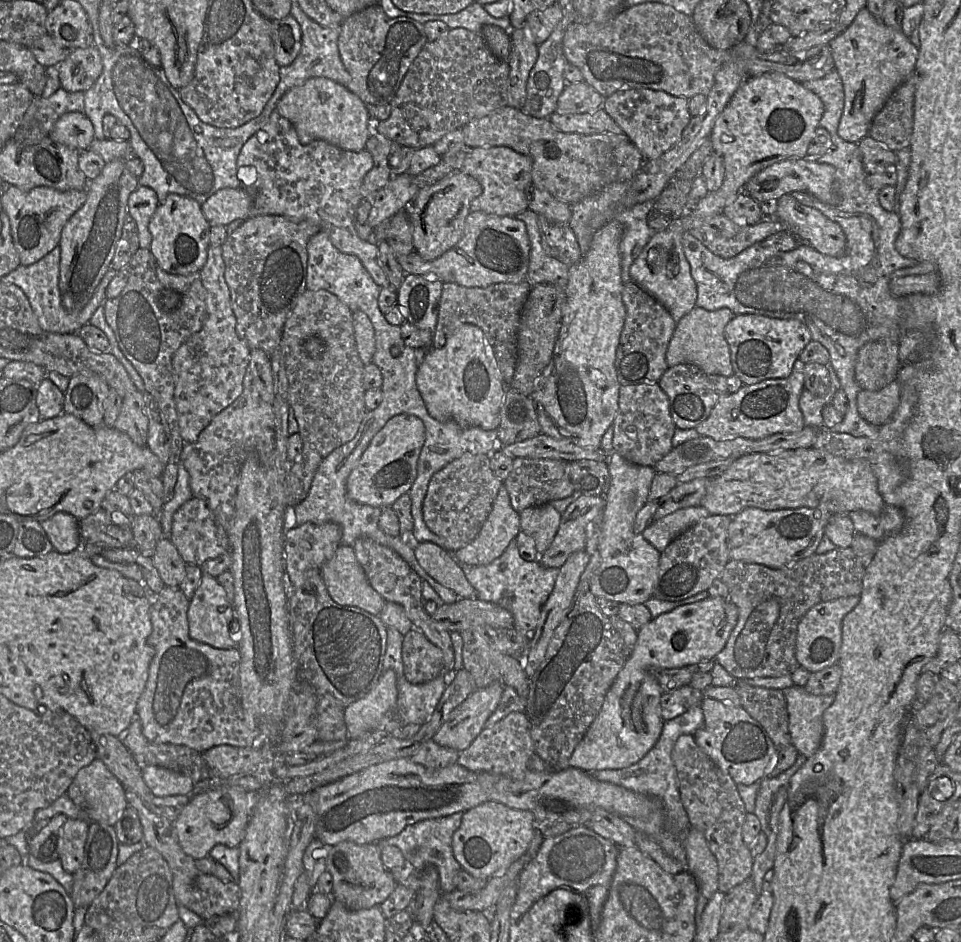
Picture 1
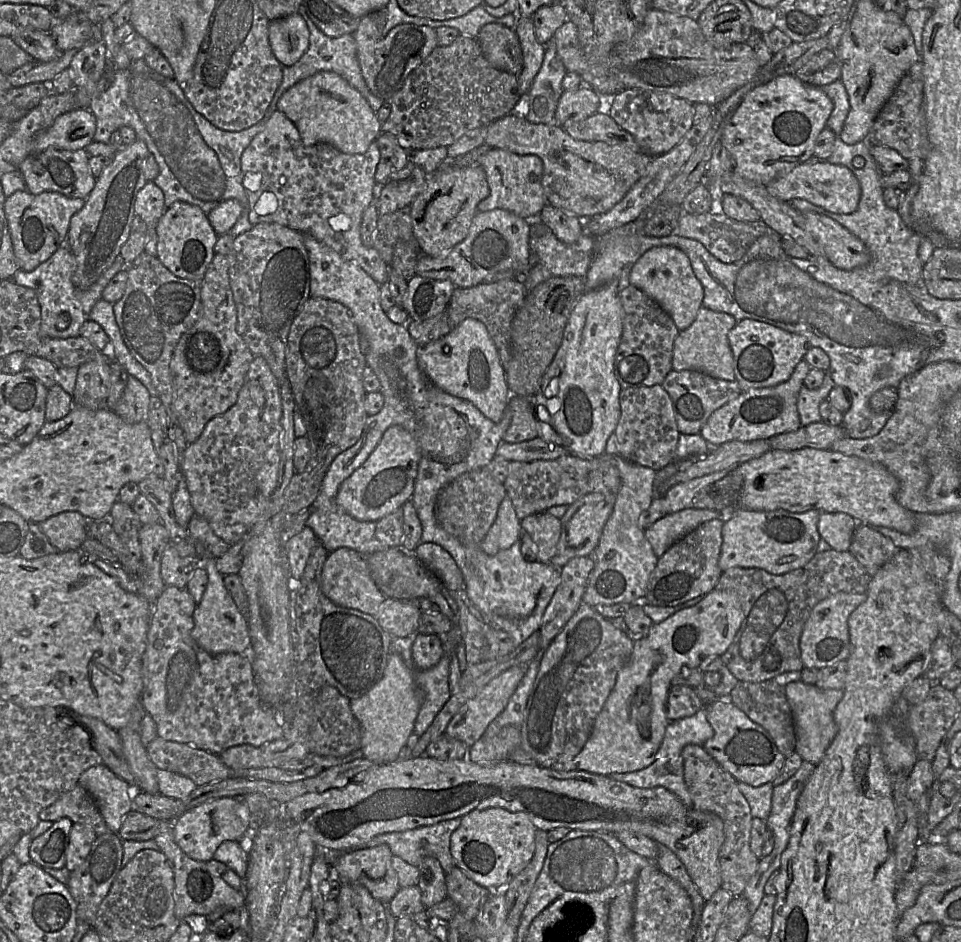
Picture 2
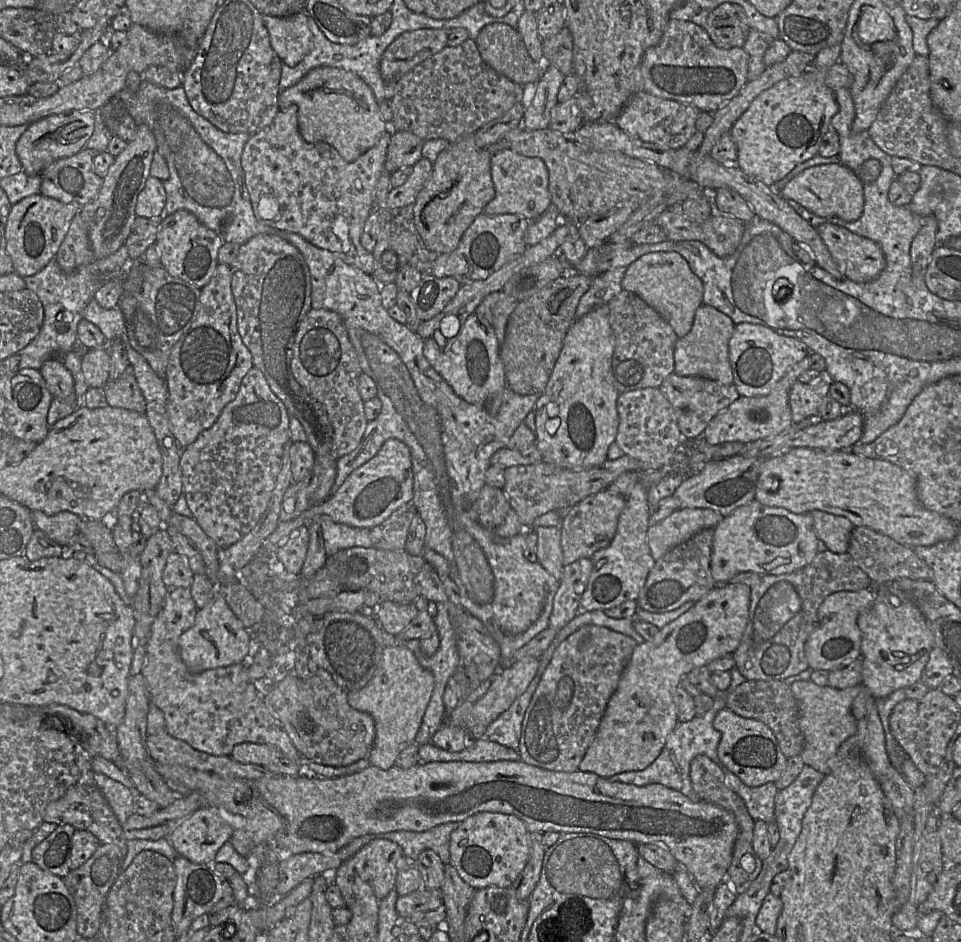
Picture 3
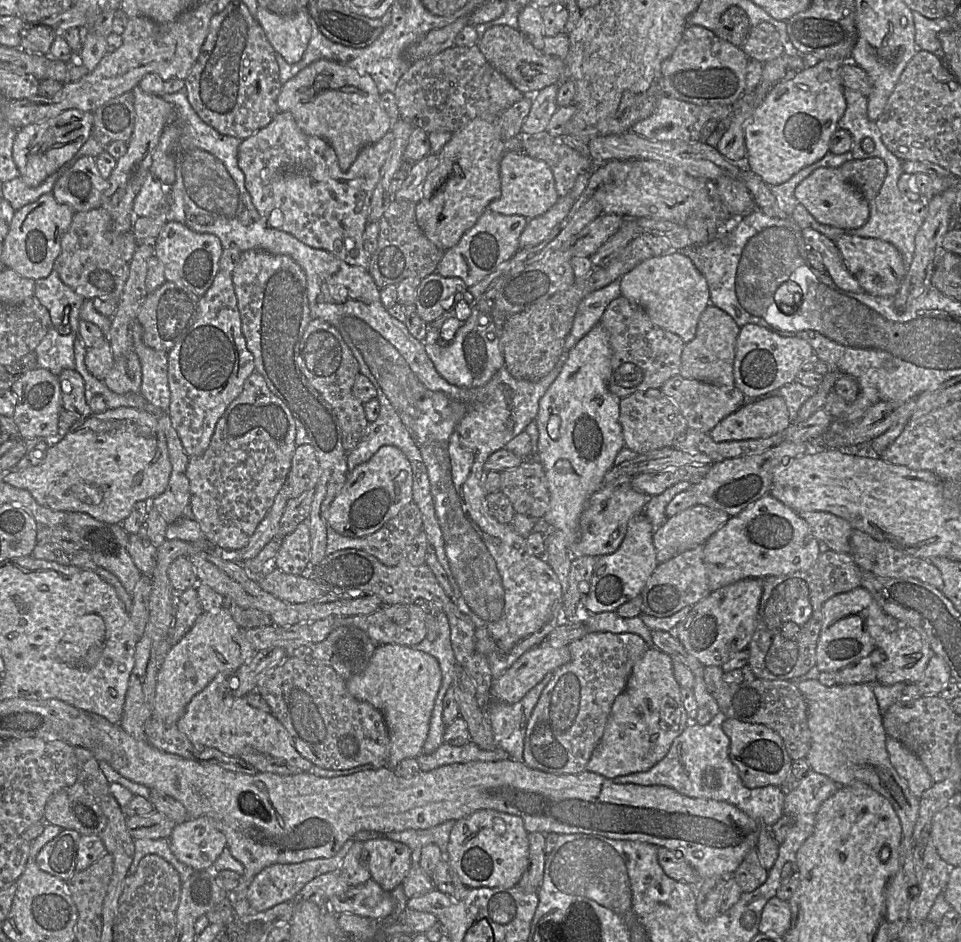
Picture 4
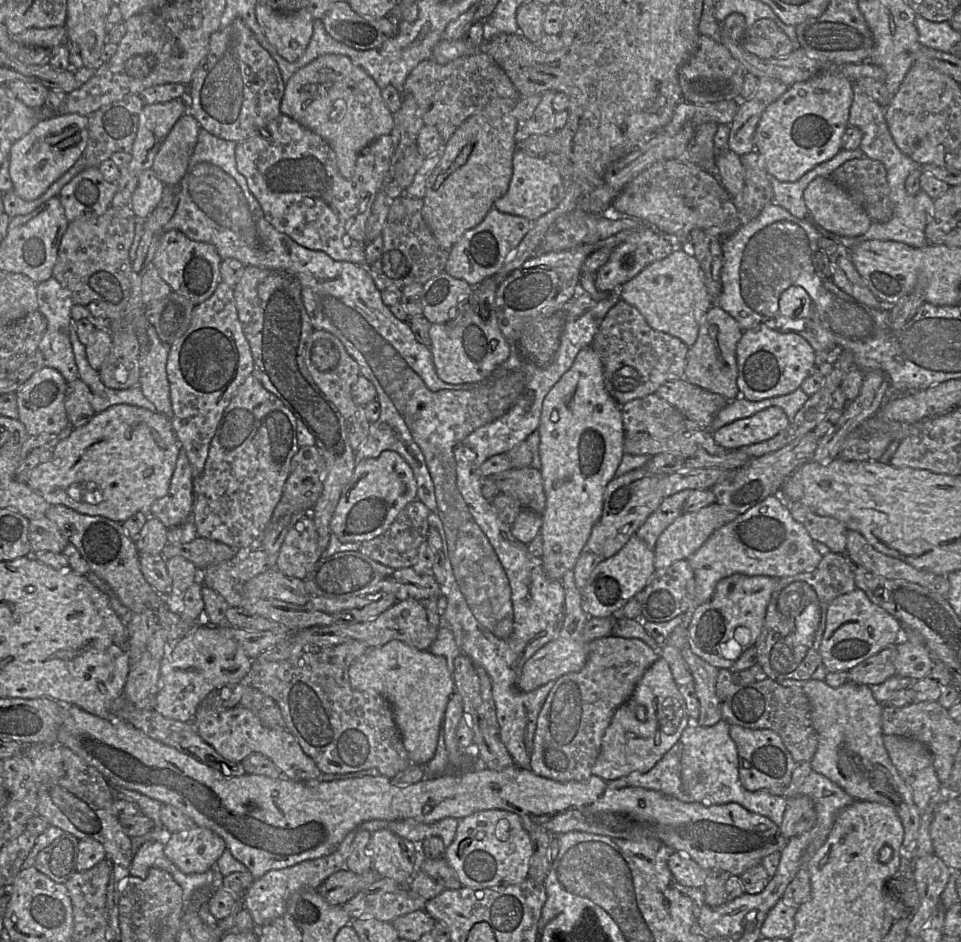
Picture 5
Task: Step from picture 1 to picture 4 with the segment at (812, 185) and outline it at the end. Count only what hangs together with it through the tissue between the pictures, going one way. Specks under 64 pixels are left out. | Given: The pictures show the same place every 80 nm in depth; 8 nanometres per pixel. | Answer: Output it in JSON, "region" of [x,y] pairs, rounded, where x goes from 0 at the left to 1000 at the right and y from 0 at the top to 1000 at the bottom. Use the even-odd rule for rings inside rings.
{"region":[[[854,177],[837,189],[827,200],[830,214],[855,238],[875,243],[897,241],[904,231],[904,217],[895,202],[883,193],[873,178]]]}

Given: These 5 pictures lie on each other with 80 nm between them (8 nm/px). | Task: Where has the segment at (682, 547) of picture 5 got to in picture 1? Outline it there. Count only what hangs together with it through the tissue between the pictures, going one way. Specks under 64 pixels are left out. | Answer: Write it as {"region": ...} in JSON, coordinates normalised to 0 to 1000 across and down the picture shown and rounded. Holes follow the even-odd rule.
{"region":[[[718,537],[707,540],[681,553],[669,563],[668,568],[689,587],[701,571],[738,547],[740,546],[732,537]]]}

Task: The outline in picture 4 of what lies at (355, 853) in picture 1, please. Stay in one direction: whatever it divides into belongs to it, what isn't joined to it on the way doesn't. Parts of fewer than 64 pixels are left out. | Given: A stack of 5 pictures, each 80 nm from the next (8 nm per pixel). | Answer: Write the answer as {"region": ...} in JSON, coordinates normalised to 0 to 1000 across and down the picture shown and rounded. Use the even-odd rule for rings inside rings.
{"region":[[[395,889],[378,895],[377,914],[400,946],[418,938],[430,916],[430,904],[420,895]]]}

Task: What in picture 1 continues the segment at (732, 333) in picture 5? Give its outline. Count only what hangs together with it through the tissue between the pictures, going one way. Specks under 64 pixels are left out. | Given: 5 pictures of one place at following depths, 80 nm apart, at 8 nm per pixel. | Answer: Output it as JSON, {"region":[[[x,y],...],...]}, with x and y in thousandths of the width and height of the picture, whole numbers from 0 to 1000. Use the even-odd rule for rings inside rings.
{"region":[[[723,325],[703,344],[693,374],[695,389],[720,386],[736,397],[762,399],[764,393],[761,374],[753,357],[753,350],[764,335],[765,333],[759,327],[737,330]]]}

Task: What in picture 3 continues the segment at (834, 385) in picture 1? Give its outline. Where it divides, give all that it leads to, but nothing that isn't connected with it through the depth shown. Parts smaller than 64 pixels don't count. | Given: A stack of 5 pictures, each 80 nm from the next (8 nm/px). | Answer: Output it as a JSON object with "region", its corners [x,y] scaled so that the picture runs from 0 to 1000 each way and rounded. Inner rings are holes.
{"region":[[[853,395],[852,403],[844,408],[829,403],[821,416],[821,429],[825,449],[831,449],[843,442],[852,441],[852,432],[856,423],[862,419],[867,406],[860,395]]]}

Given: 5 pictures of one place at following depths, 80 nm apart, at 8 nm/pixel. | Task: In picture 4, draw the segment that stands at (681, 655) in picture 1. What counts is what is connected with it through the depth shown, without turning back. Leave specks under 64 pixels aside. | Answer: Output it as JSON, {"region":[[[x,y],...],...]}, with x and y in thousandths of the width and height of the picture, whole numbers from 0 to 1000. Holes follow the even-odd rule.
{"region":[[[775,614],[752,622],[723,641],[714,656],[708,659],[697,671],[733,707],[751,707],[767,692],[775,690],[779,686],[788,662],[788,651],[793,630],[794,617],[791,614]],[[675,687],[661,704],[650,731],[641,740],[634,758],[627,781],[617,797],[610,817],[633,827],[662,820],[671,820],[685,810],[696,797],[698,790],[719,768],[708,738],[708,728],[701,719],[700,699]]]}

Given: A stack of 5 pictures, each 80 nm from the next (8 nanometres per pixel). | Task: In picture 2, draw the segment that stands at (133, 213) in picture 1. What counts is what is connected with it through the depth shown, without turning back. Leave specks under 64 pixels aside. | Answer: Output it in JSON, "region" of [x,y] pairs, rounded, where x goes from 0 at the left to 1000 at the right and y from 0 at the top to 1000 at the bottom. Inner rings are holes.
{"region":[[[152,192],[146,201],[140,213],[140,227],[153,239],[154,251],[150,266],[158,272],[163,272],[163,251],[161,241],[168,231],[171,223],[170,203],[160,194]]]}

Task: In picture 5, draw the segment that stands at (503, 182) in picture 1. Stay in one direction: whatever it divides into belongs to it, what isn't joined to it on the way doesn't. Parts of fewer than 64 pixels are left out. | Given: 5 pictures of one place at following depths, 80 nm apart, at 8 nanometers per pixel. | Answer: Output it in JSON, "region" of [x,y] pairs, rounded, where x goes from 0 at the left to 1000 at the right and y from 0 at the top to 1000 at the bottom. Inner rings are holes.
{"region":[[[537,158],[534,163],[534,184],[527,206],[513,220],[522,226],[543,229],[556,235],[576,222],[586,211],[590,200],[581,179],[563,166],[554,166]]]}

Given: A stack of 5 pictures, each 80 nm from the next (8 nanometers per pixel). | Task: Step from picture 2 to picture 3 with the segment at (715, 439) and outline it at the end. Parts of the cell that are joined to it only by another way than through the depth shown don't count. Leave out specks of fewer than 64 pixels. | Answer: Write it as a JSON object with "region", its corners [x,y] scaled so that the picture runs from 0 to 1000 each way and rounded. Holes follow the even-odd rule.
{"region":[[[841,379],[827,386],[806,411],[795,420],[770,420],[758,432],[750,435],[736,451],[732,464],[738,471],[745,472],[753,469],[773,469],[790,467],[805,463],[825,450],[821,429],[821,416],[831,399],[843,392]]]}

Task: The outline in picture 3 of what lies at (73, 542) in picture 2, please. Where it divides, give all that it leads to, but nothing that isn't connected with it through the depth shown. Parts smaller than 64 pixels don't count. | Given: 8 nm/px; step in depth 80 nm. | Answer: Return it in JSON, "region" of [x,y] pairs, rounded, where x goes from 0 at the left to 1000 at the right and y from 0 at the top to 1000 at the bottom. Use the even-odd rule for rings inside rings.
{"region":[[[32,542],[32,546],[36,559],[67,582],[70,582],[73,572],[82,566],[85,550],[75,544],[65,542],[49,547],[43,542]]]}

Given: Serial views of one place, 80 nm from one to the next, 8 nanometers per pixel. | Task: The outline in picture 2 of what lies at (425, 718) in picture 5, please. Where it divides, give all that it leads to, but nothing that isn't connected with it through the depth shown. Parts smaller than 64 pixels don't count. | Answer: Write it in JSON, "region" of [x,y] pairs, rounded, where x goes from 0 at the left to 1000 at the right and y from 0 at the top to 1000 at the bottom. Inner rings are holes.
{"region":[[[406,693],[398,720],[378,739],[364,743],[364,752],[376,770],[375,796],[391,811],[414,807],[419,792],[431,777],[438,748],[437,734],[428,711],[414,693]]]}

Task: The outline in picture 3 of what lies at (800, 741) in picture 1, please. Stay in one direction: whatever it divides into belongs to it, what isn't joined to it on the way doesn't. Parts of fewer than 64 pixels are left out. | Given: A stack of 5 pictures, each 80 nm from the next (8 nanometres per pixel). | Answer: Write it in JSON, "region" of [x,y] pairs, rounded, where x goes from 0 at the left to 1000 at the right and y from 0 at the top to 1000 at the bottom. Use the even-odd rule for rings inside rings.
{"region":[[[843,721],[825,724],[822,730],[830,747],[831,772],[837,782],[831,803],[838,812],[860,823],[865,817],[865,806],[870,801],[873,792],[892,776],[892,765],[886,756],[886,748],[900,730],[897,726],[878,731],[851,728]]]}

